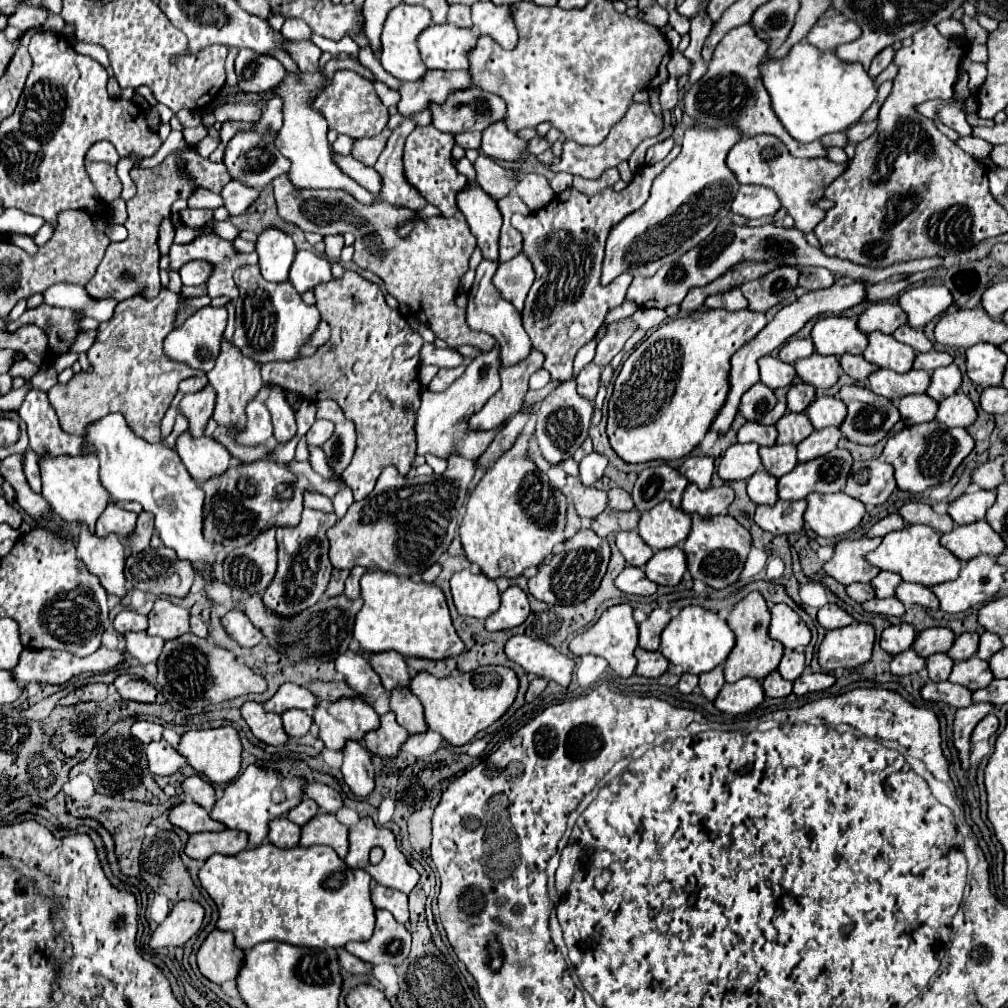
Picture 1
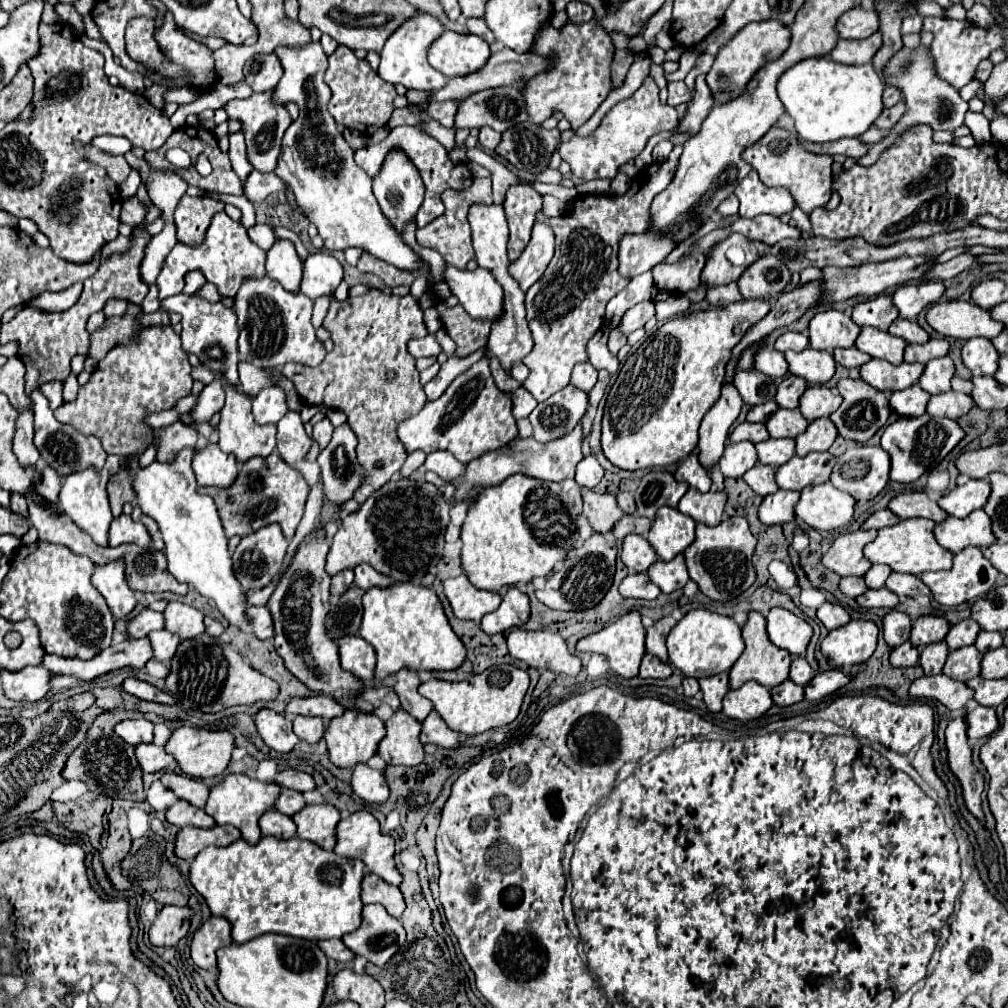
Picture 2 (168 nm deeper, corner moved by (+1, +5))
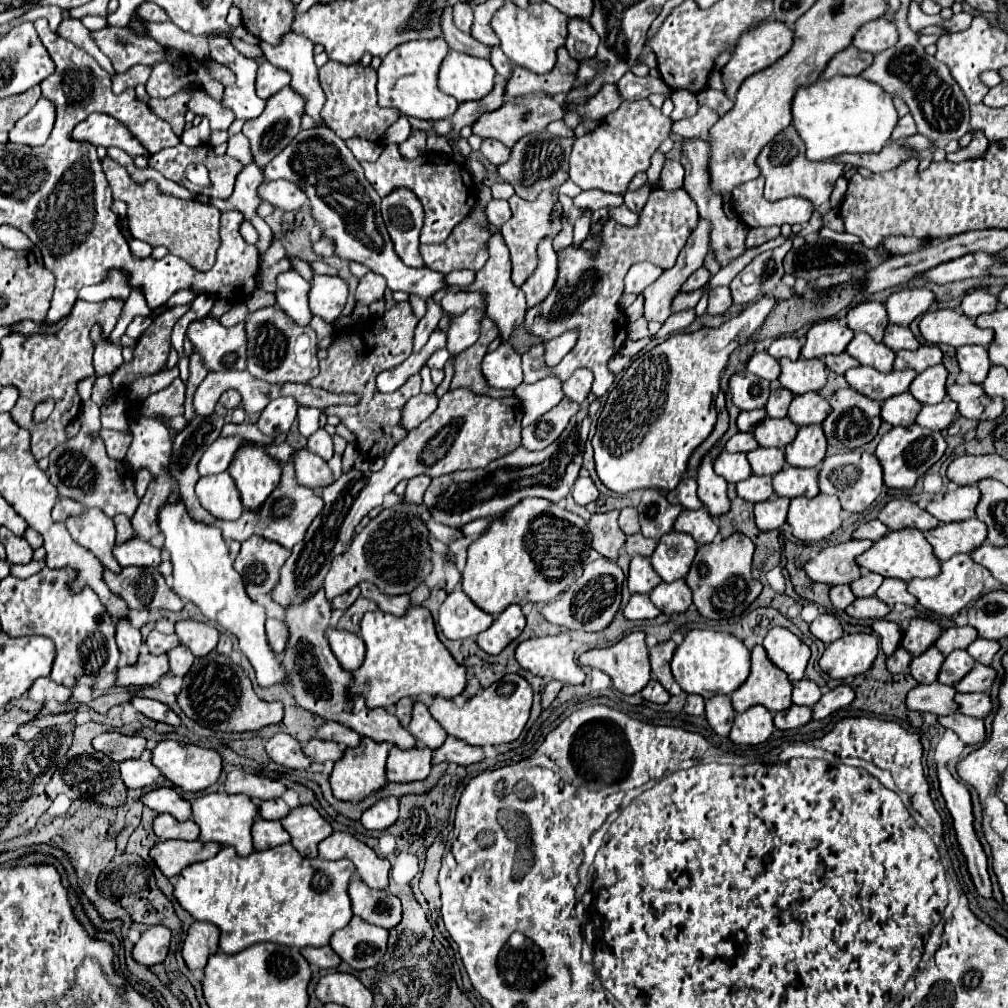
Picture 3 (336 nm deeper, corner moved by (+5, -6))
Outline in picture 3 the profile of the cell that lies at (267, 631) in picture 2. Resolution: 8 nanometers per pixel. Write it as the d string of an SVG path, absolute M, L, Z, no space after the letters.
M267 620L267 638L271 648L281 656L283 648L287 646L287 624L283 620Z

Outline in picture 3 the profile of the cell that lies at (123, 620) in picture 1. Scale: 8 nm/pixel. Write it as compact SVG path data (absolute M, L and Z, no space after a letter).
M153 630L147 636L147 648L151 654L167 654L171 648L179 646L179 638L175 634L163 634L159 630Z

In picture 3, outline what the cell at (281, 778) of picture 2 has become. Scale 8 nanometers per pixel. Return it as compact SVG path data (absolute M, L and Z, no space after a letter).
M231 770L227 774L227 780L225 780L225 792L227 794L239 794L241 792L241 794L249 796L253 802L279 798L285 790L287 788L277 780L255 776L251 772L243 772L243 770Z

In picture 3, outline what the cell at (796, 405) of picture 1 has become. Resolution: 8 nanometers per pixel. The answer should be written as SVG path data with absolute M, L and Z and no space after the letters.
M787 388L773 390L771 396L769 396L769 400L767 400L767 406L765 406L767 416L769 418L785 418L791 400L793 400L793 394Z

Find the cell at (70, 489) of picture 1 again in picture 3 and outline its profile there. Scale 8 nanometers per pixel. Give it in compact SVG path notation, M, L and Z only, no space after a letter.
M89 508L83 516L69 518L65 524L71 536L89 552L93 552L105 568L109 568L111 572L121 572L121 566L113 556L115 524L111 518L103 516L99 508Z

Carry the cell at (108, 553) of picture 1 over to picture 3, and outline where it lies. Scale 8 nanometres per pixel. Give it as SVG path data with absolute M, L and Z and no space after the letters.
M123 618L117 622L117 644L121 654L125 654L127 664L135 664L139 658L139 648L141 648L141 632L133 628L131 620Z

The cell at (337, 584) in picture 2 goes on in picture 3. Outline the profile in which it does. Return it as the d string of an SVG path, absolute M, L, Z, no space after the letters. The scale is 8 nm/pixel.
M353 588L353 590L349 590L347 594L341 594L341 596L337 596L335 600L333 600L333 608L339 608L339 610L347 610L357 598L361 596L361 592L359 592L359 588Z

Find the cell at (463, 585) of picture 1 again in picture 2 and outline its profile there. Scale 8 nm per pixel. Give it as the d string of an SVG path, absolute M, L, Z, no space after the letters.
M465 575L447 579L443 585L445 585L445 595L457 619L471 619L479 623L483 615L495 611L501 603L499 593L481 591L473 587Z

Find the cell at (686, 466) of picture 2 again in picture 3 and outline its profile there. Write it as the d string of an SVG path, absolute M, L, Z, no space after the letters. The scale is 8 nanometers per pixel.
M685 478L679 482L677 486L677 498L679 498L679 504L687 510L699 510L703 504L701 500L697 498L697 482L695 478Z

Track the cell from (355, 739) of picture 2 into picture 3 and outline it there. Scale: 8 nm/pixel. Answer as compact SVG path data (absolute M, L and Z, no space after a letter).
M363 738L359 748L349 748L345 750L343 760L335 762L335 768L329 776L331 780L331 788L333 788L333 796L337 800L343 802L361 802L367 796L371 796L373 792L381 790L387 784L387 776L385 776L385 764L387 764L387 752L389 752L389 744L377 744L369 738Z

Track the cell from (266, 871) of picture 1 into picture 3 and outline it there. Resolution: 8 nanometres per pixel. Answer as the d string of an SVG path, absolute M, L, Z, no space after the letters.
M291 844L263 852L251 852L247 858L235 854L235 848L223 846L217 856L183 868L173 888L175 900L195 920L211 922L221 930L219 948L225 954L237 954L257 942L275 942L285 946L325 946L331 934L351 920L351 900L347 884L355 866L351 860L307 860Z

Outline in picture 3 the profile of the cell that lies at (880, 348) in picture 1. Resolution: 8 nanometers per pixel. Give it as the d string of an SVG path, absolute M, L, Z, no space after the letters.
M863 332L853 336L853 340L849 342L845 352L849 356L857 358L861 364L877 368L879 372L891 372L893 370L893 360L895 360L893 350L889 350L883 342L881 344L875 342L871 336L867 336Z

